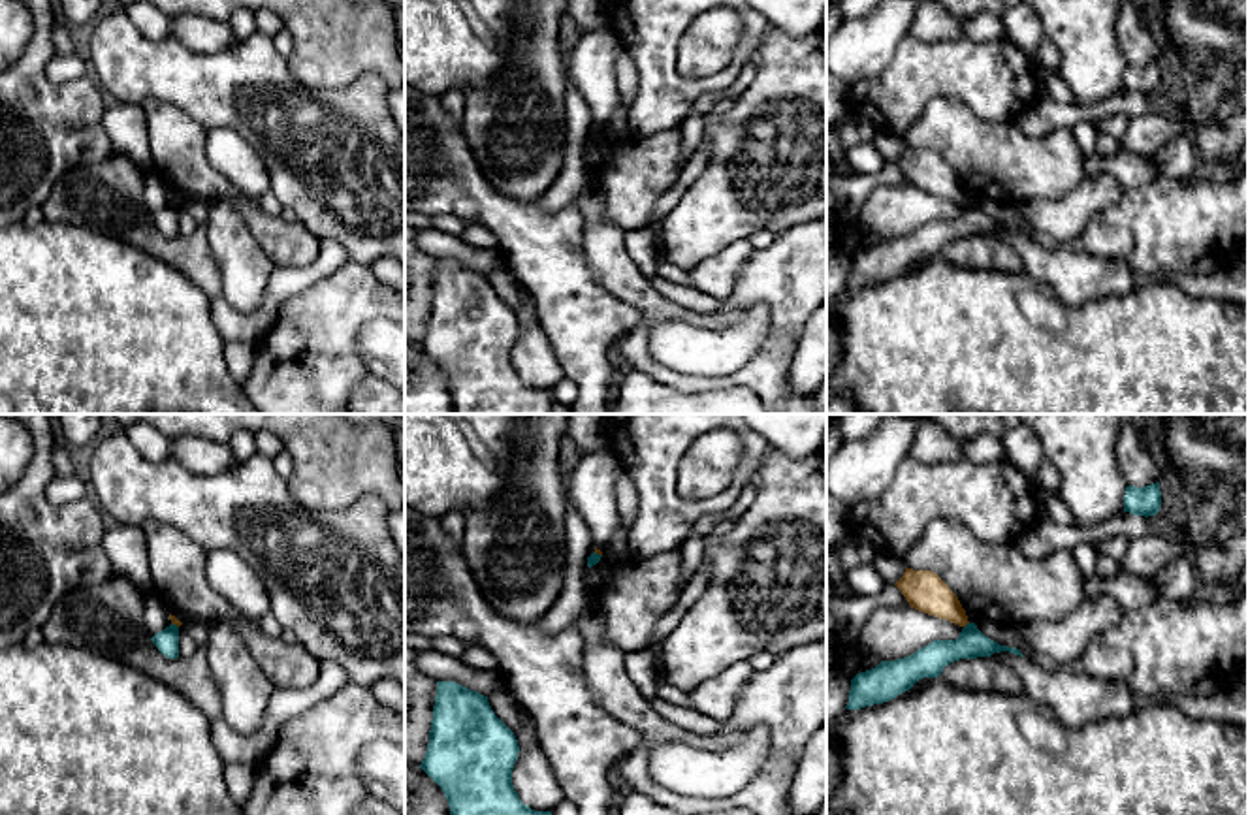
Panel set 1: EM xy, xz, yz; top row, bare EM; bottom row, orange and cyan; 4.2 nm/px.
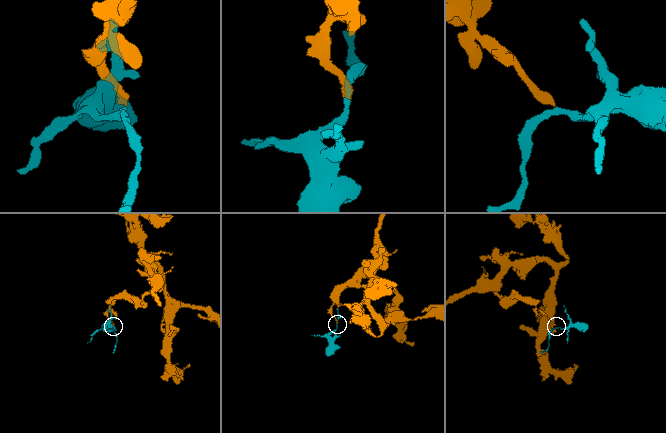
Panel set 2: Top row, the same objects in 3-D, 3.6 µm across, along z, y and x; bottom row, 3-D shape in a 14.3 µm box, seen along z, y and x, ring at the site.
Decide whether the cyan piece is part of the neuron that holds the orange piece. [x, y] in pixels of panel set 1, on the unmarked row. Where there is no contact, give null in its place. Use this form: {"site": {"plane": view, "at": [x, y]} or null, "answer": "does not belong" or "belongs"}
{"site": {"plane": "yz", "at": [966, 202]}, "answer": "does not belong"}

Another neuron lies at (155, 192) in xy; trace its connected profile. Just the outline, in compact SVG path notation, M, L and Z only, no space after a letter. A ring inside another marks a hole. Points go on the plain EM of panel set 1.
M154 171L145 175L143 207L152 216L156 211L171 203L166 183Z

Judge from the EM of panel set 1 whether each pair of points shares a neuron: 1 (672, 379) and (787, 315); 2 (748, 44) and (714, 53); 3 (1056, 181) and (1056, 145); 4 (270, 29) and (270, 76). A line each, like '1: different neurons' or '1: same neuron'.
1: same neuron
2: different neurons
3: same neuron
4: different neurons

